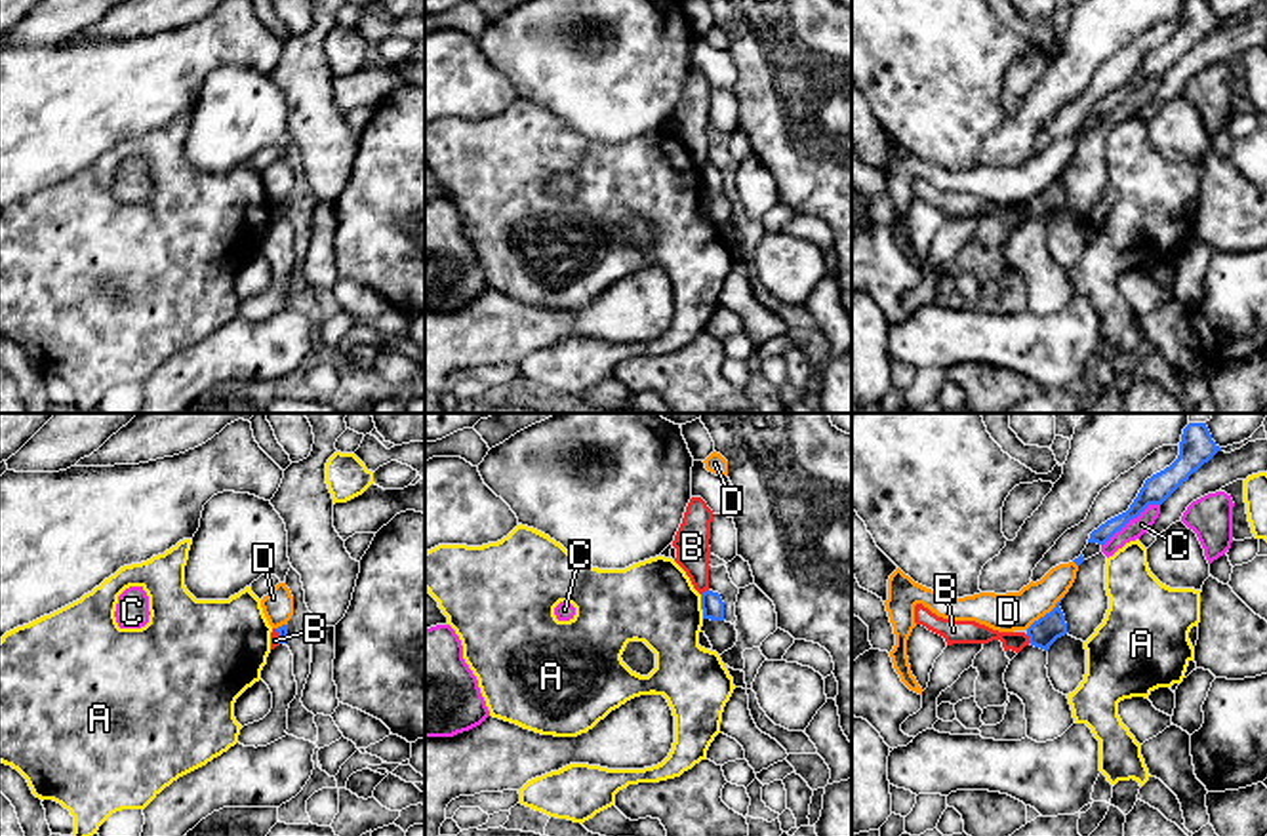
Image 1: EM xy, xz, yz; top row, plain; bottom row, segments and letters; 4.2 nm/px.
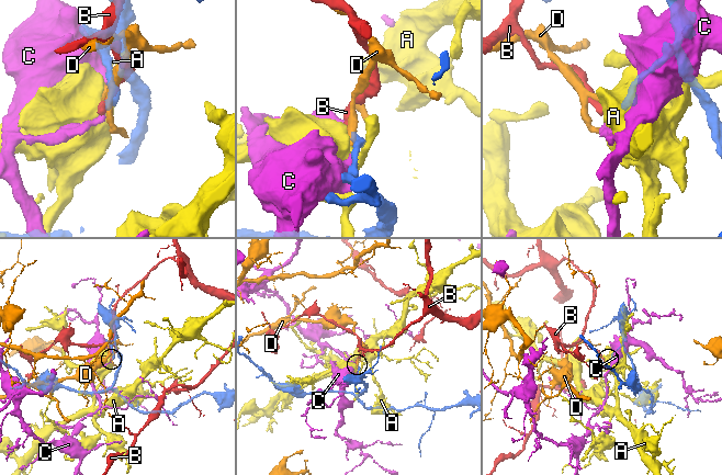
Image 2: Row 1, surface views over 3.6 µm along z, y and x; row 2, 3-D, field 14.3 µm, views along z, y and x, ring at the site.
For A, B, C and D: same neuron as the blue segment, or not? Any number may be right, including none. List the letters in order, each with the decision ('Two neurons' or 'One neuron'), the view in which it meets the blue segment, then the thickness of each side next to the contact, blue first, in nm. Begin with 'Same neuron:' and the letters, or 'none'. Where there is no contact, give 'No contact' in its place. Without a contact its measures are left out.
Same neuron: none
A: Two neurons. Touches blue in xz. Thickness 100 nm (blue) against 340 nm
B: Two neurons. Touches blue in yz. Thickness 120 nm (blue) against 100 nm
C: Two neurons. Touches blue in yz. Thickness 120 nm (blue) against 80 nm
D: Two neurons. Touches blue in yz. Thickness 120 nm (blue) against 160 nm

